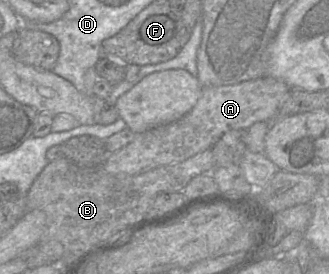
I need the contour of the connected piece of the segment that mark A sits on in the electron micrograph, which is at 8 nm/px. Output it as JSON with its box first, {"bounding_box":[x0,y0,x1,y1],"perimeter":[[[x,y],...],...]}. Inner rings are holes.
{"bounding_box":[105,76,292,176],"perimeter":[[[268,76],[238,84],[204,87],[197,104],[189,113],[177,121],[136,133],[134,139],[128,145],[117,152],[111,153],[105,167],[111,166],[114,172],[132,176],[185,161],[212,148],[221,136],[230,130],[247,130],[256,122],[275,120],[278,111],[287,101],[291,91],[292,89],[283,81]]]}

